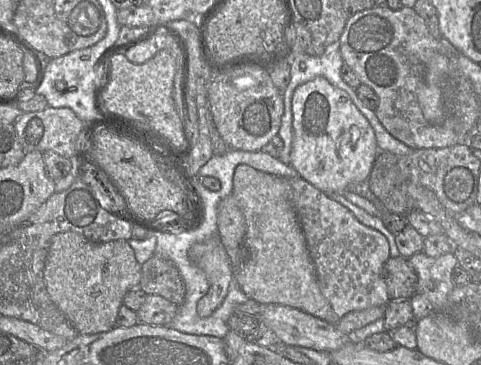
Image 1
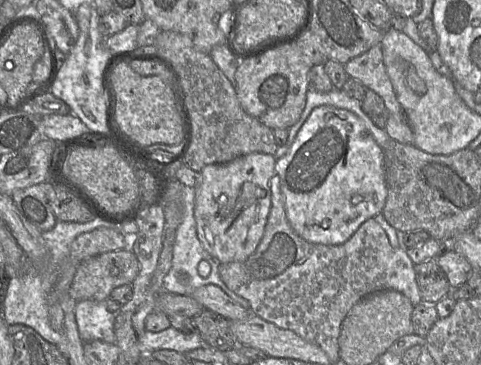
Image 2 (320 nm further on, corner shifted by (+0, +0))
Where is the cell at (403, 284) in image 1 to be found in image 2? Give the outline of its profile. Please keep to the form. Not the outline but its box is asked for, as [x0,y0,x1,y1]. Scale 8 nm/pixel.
[414,259,452,305]

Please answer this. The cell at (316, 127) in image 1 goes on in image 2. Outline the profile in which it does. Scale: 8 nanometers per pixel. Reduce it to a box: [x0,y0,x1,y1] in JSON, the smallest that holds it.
[275,105,387,243]

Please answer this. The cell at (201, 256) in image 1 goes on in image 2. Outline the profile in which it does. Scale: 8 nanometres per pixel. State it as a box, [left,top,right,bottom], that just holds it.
[195,152,276,264]

